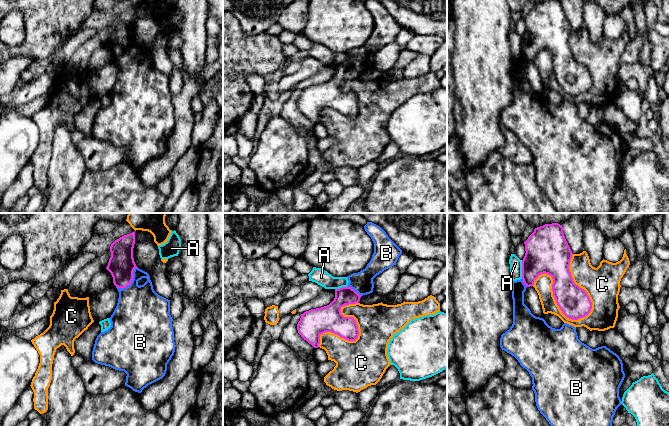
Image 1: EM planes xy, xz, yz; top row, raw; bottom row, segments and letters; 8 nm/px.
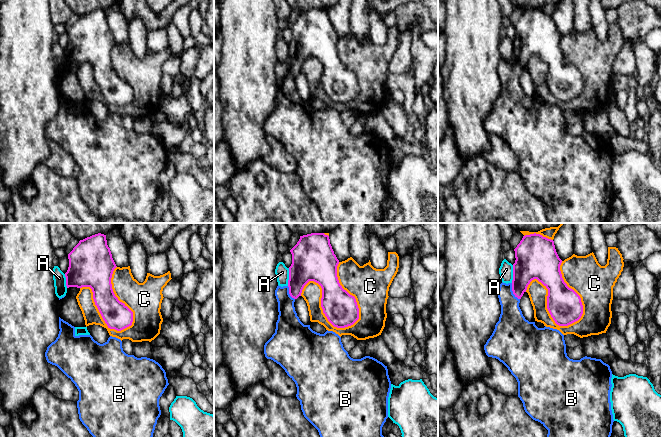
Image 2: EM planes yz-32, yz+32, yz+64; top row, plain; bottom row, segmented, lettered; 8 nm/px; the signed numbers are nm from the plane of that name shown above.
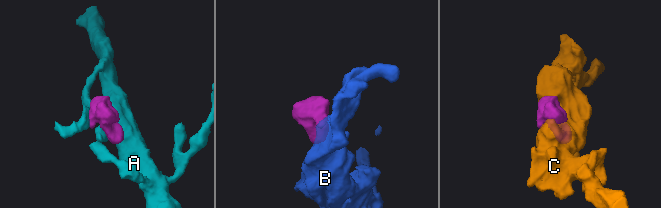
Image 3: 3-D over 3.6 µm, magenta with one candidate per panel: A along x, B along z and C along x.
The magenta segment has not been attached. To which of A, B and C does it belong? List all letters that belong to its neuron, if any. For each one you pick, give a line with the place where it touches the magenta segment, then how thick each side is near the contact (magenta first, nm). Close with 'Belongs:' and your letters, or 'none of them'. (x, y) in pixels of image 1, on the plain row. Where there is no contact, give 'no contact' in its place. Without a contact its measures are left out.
B: contact xy (131, 57); calibres 220 and 380 nm
Belongs: B

